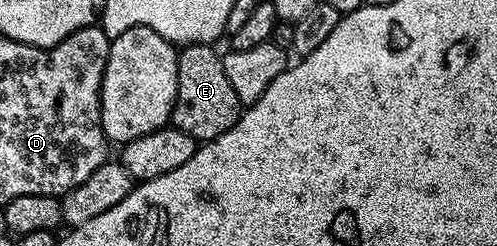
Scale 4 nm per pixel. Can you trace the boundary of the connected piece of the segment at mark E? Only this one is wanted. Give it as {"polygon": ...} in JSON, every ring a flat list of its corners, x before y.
{"polygon":[[192,42,179,50,179,99,171,113,170,125,193,136,199,144,221,136,221,132,229,132,241,113,237,92,233,92,233,84,229,84,229,76,225,76,220,51,215,49,214,45,205,42]]}

